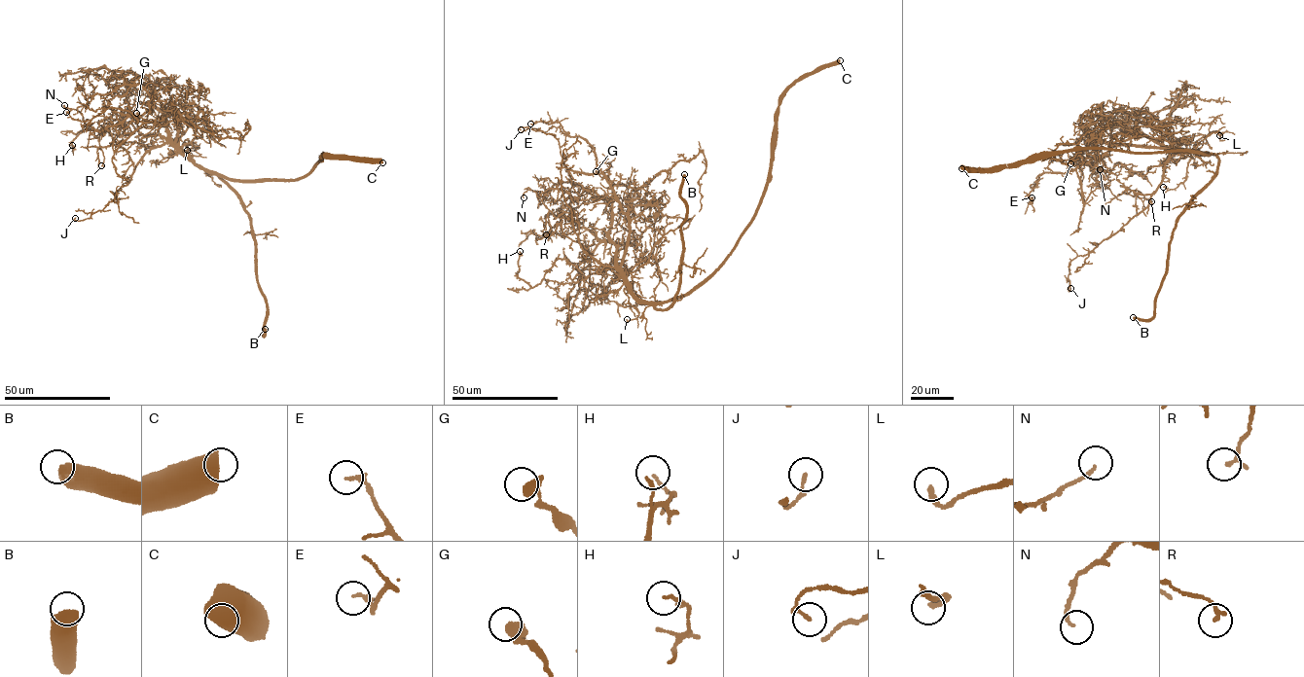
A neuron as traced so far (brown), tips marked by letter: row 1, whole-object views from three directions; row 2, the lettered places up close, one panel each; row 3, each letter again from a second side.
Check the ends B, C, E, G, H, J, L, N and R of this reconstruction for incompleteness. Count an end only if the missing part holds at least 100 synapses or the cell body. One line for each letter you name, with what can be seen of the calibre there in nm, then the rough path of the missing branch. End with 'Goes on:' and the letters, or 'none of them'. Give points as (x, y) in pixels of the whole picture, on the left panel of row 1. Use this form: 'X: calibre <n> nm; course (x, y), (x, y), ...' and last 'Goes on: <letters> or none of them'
B: calibre 700 nm; course (265, 329), (267, 323), (276, 324), (288, 330)
Goes on: B

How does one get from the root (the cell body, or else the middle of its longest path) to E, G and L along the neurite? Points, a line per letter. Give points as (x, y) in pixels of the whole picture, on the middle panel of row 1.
E: (665, 302), (642, 301), (631, 291), (621, 267), (629, 216), (595, 149), (556, 122), (530, 124)
G: (665, 302), (642, 301), (631, 291), (621, 267), (629, 234), (629, 216), (621, 208), (609, 179), (596, 171)
L: (665, 302), (642, 301), (624, 290), (629, 302), (638, 313), (635, 318), (627, 319)

